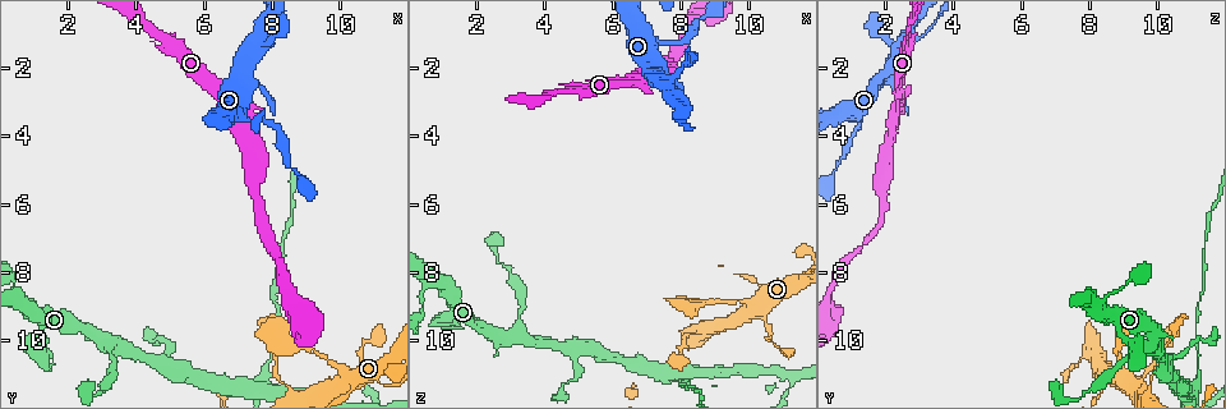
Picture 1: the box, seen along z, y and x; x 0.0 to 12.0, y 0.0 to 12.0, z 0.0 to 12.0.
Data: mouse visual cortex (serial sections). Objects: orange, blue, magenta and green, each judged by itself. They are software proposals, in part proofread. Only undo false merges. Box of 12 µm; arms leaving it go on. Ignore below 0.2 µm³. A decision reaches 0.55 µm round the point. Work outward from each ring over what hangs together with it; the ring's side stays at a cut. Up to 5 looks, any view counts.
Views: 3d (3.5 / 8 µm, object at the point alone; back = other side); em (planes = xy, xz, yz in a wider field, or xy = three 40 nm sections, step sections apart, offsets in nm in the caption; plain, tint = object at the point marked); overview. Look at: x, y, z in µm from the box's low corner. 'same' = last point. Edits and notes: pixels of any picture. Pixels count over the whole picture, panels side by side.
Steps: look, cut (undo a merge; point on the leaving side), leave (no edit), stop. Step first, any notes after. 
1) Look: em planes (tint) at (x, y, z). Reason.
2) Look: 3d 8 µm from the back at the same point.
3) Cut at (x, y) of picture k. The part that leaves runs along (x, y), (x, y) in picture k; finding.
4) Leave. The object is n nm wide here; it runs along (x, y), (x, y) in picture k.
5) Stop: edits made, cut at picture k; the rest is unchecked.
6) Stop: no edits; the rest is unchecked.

Look: em xy step 1 (tint) at (8.6, 10.1, 8.9). Sudden change in width.

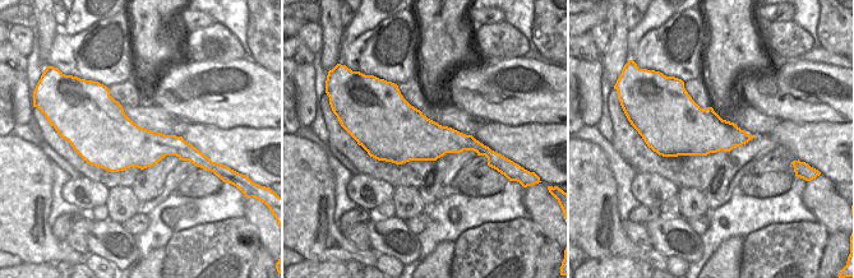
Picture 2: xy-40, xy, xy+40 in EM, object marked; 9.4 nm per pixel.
Look: 3d 3.5 µm at the same point.

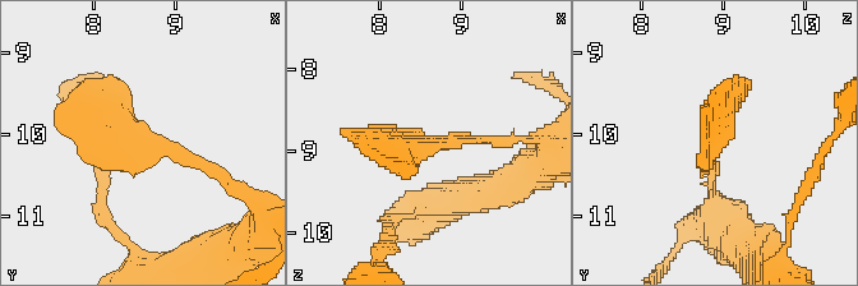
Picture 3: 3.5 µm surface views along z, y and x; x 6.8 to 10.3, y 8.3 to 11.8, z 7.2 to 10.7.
Leave. It runs along (211, 170), (61, 111) in picture 3; continuous, no second cell.

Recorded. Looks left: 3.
Look: 3d 3.5 µm from the back at (7.7, 10.7, 11.3). Abrupt turn.

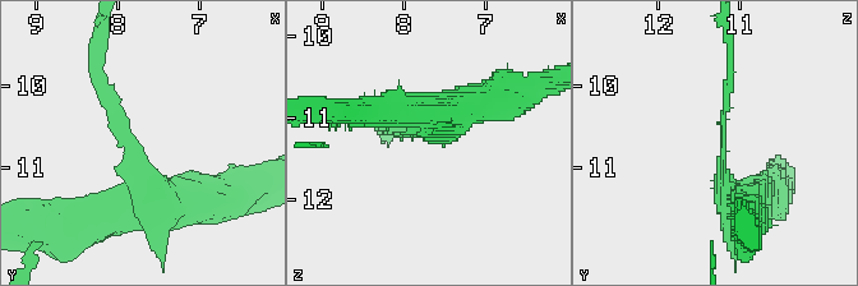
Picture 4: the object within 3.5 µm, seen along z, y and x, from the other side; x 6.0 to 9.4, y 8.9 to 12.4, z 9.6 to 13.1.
Look: em xy step 5 (tint) at (7.80, 10.70, 11.25). The arms are 100, 450 nm wide; need the tissue.

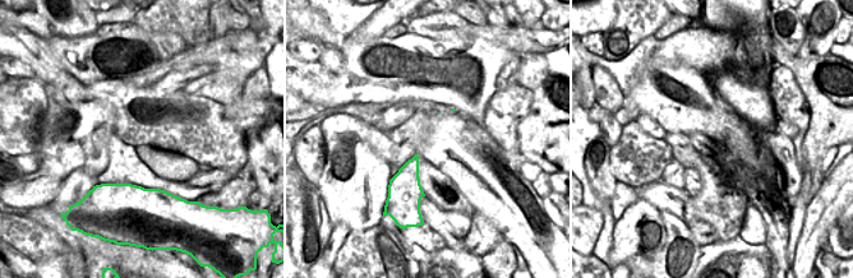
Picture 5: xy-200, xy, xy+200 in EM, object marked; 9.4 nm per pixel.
Leave. It runs along (170, 199), (150, 195), (104, 63) in picture 4; one cell here.

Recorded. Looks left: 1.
Stop: no edits; the rest is unchecked.

